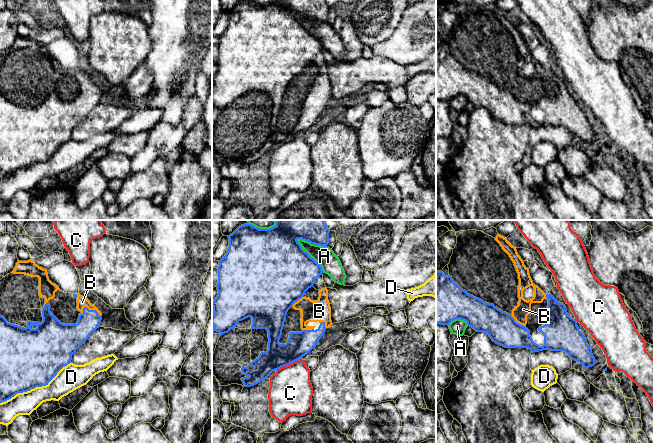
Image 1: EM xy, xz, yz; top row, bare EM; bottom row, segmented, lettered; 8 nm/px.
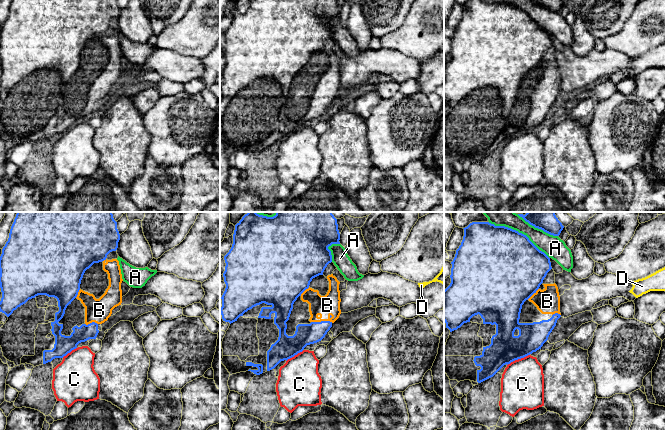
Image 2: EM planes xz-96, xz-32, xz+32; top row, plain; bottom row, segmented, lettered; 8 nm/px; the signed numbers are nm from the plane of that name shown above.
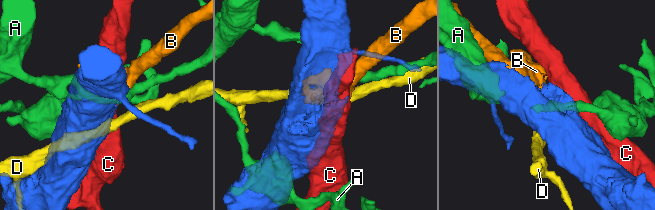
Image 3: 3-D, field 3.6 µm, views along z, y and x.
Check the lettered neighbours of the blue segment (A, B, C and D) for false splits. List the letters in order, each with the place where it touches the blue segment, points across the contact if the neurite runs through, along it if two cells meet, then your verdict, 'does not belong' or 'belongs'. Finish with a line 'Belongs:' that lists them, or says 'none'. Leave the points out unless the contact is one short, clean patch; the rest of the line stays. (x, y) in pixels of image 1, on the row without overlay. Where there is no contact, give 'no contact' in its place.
A: xz (308, 31) | does not belong
B: xy (88, 85) | belongs
C: xz (288, 140) | does not belong
D: xy (35, 163) | does not belong
Belongs: B

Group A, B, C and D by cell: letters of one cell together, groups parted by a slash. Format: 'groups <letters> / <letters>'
groups A / B / C / D

